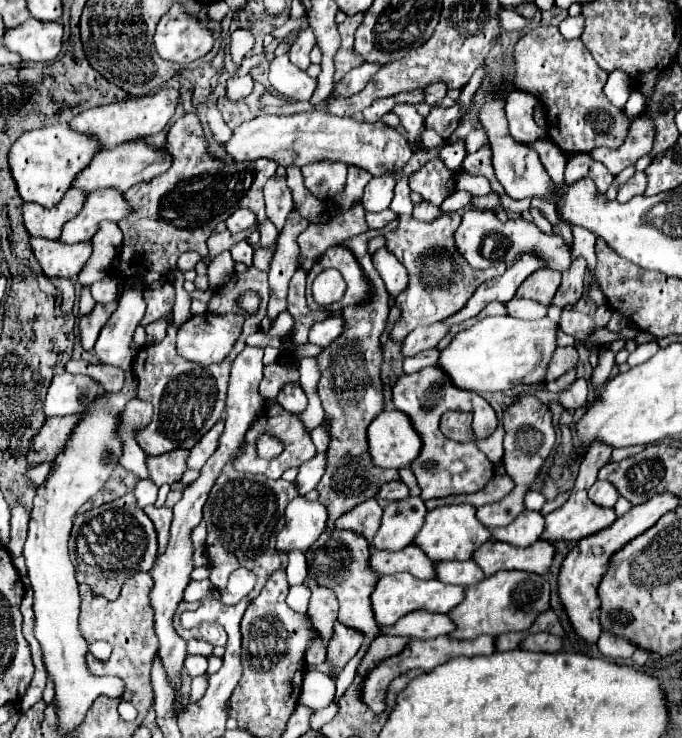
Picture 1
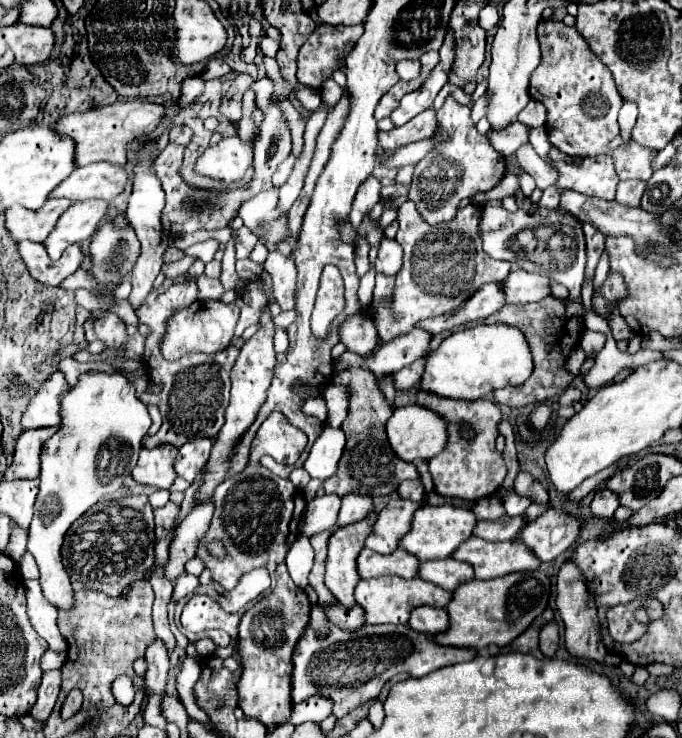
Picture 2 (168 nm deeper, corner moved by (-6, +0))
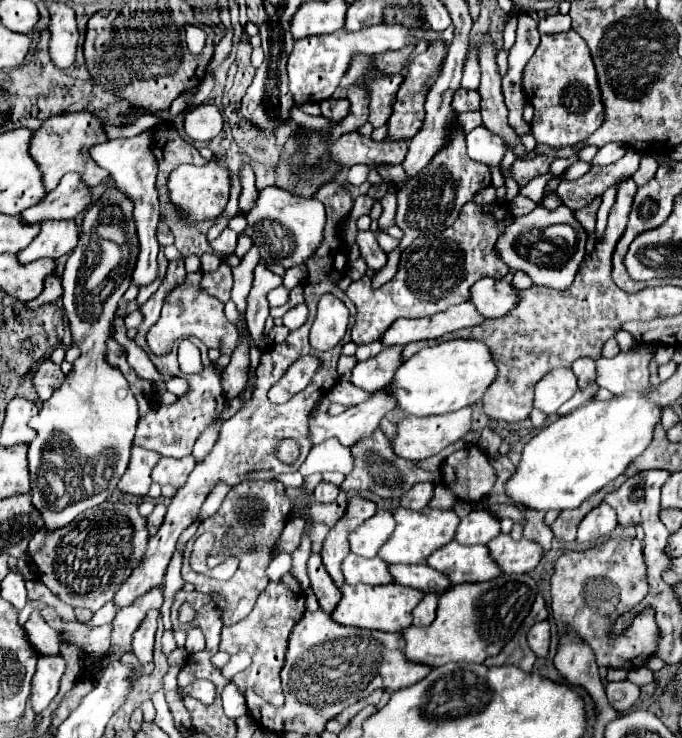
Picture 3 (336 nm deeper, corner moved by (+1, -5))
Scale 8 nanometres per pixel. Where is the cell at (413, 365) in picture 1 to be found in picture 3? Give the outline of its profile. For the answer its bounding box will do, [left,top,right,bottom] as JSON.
[309,392,395,448]

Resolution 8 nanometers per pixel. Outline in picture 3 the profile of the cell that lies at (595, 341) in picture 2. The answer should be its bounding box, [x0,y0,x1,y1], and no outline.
[573,358,595,388]

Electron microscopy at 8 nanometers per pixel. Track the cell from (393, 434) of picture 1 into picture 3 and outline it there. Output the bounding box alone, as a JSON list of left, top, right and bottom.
[391,408,473,462]

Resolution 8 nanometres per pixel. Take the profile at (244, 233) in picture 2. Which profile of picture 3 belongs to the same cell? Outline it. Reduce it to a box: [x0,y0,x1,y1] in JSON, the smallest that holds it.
[209,228,237,256]

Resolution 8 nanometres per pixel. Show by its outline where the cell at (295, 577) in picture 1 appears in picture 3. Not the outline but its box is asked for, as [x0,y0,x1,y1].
[267,554,291,580]

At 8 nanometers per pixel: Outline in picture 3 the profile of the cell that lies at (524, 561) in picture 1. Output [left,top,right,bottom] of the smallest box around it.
[425,542,501,584]

